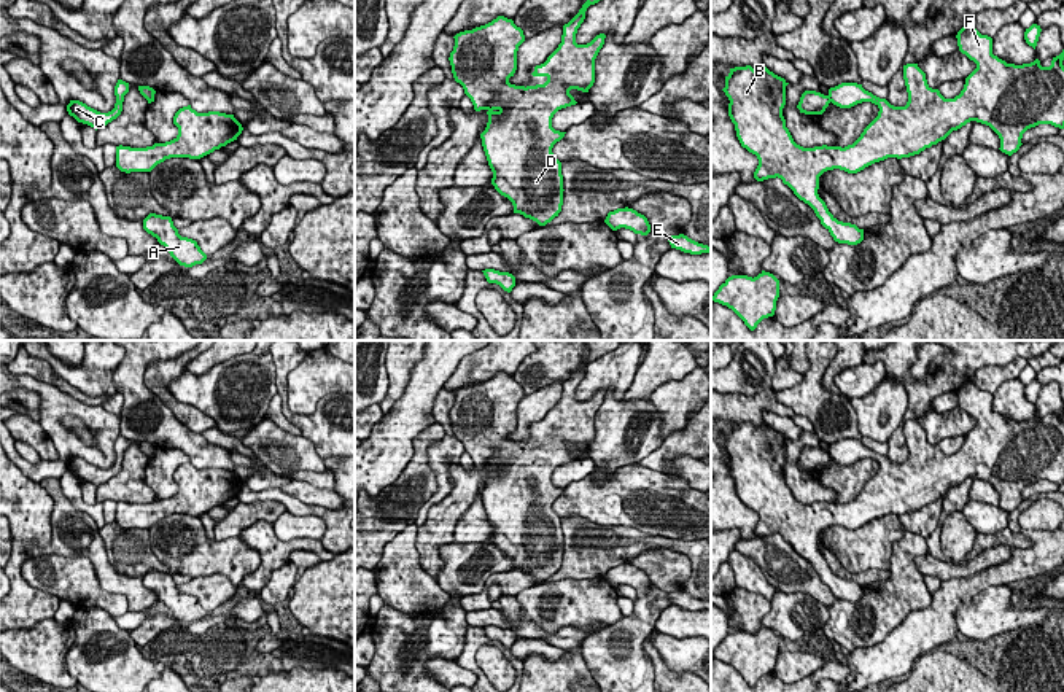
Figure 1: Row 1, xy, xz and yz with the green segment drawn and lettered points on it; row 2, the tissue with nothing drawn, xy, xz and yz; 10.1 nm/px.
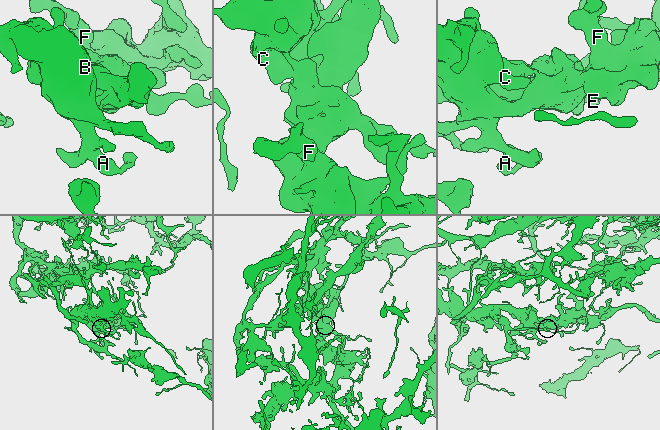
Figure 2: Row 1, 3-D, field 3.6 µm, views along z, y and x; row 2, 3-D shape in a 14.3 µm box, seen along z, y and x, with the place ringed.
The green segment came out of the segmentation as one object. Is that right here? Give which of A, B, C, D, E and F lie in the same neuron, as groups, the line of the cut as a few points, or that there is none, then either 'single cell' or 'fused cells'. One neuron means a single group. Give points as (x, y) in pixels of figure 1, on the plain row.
A B C D E F | no cut | single cell

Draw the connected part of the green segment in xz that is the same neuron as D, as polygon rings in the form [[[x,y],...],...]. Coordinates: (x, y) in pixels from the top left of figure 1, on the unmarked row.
[[[585,340],[587,358],[579,369],[563,382],[561,399],[541,422],[534,423],[533,433],[546,433],[544,441],[515,442],[509,439],[517,426],[517,407],[525,398],[523,387],[512,375],[498,372],[491,379],[456,390],[453,407],[450,409],[452,430],[456,439],[471,455],[474,466],[485,466],[488,479],[480,490],[482,503],[493,528],[491,541],[514,562],[514,570],[546,582],[561,568],[563,531],[561,519],[552,504],[566,488],[552,484],[553,471],[577,458],[569,450],[571,445],[588,449],[595,439],[595,415],[604,401],[604,390],[596,391],[587,401],[576,399],[576,390],[585,375],[590,361],[619,347],[619,340]]]

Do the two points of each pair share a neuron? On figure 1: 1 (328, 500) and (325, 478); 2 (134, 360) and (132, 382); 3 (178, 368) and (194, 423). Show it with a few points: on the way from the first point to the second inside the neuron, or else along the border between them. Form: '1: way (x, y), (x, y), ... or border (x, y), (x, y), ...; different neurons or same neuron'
1: border (293, 478), (333, 490); different neurons
2: way (134, 365), (132, 377); same neuron
3: way (164, 380), (163, 393), (180, 411); same neuron

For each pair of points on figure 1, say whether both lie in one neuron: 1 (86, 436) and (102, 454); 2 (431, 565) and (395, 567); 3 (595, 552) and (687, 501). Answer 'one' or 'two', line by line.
1: two
2: two
3: two

